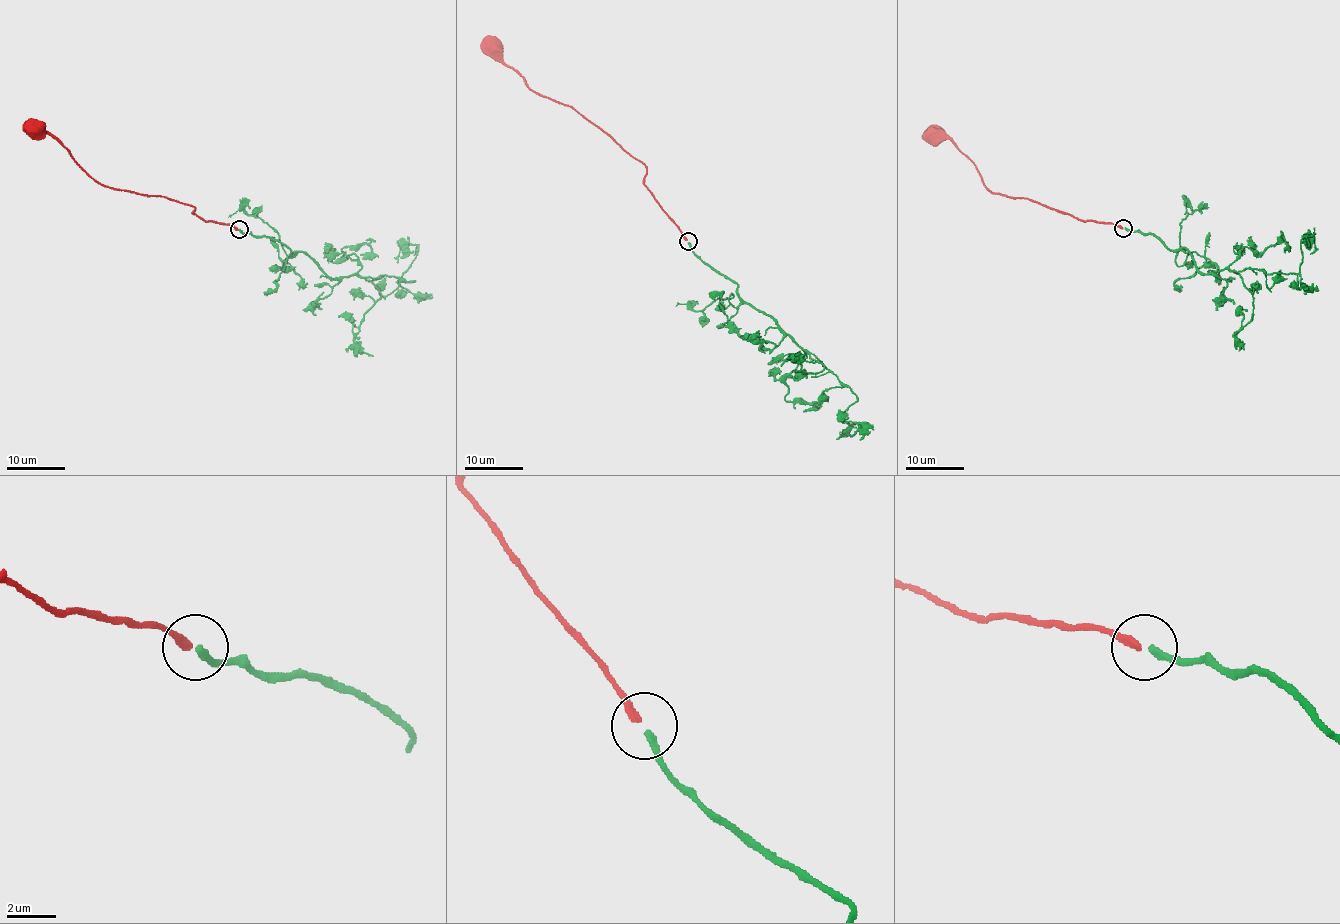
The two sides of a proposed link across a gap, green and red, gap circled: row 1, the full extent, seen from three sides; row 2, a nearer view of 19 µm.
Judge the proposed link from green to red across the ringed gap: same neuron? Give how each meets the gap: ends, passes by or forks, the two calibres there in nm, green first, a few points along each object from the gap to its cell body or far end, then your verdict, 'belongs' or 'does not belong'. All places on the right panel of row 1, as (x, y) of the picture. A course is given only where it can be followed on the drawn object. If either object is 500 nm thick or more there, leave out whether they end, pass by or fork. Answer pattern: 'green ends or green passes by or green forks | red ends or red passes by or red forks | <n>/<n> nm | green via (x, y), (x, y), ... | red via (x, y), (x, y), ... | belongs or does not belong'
green ends | red ends | 280/320 nm | green via (1125, 227), (1153, 234), (1167, 248), (1185, 248), (1204, 274), (1298, 273), (1303, 237), (1312, 236), (1310, 254) | red via (1122, 227), (1080, 221), (1027, 198), (993, 193), (978, 169), (950, 139), (928, 139), (922, 135) | does not belong

